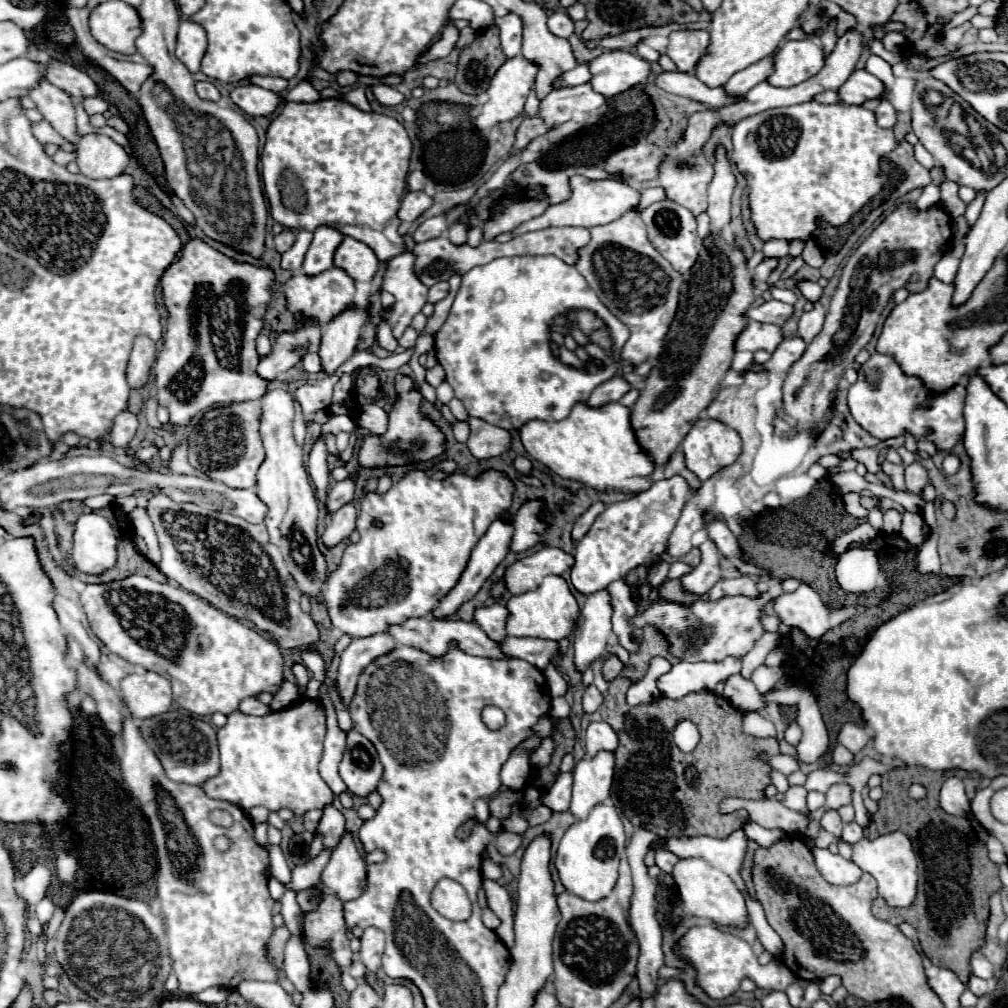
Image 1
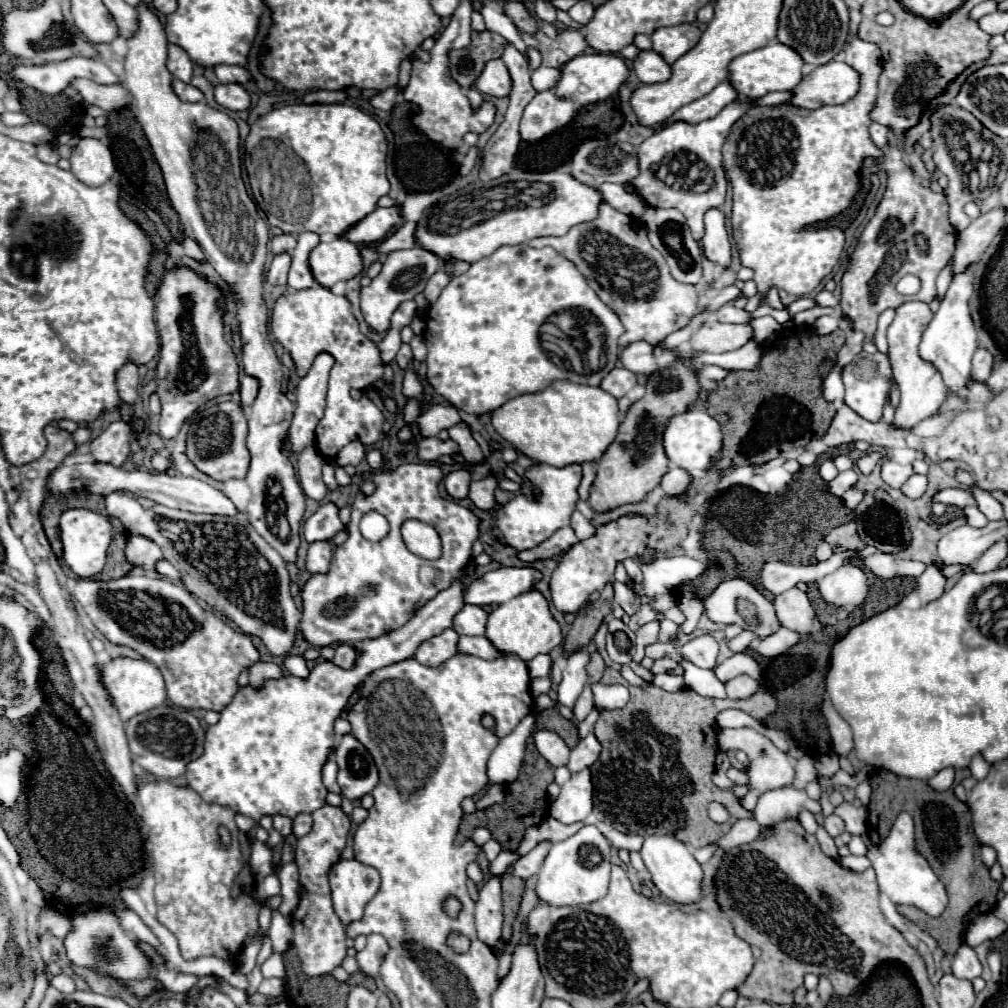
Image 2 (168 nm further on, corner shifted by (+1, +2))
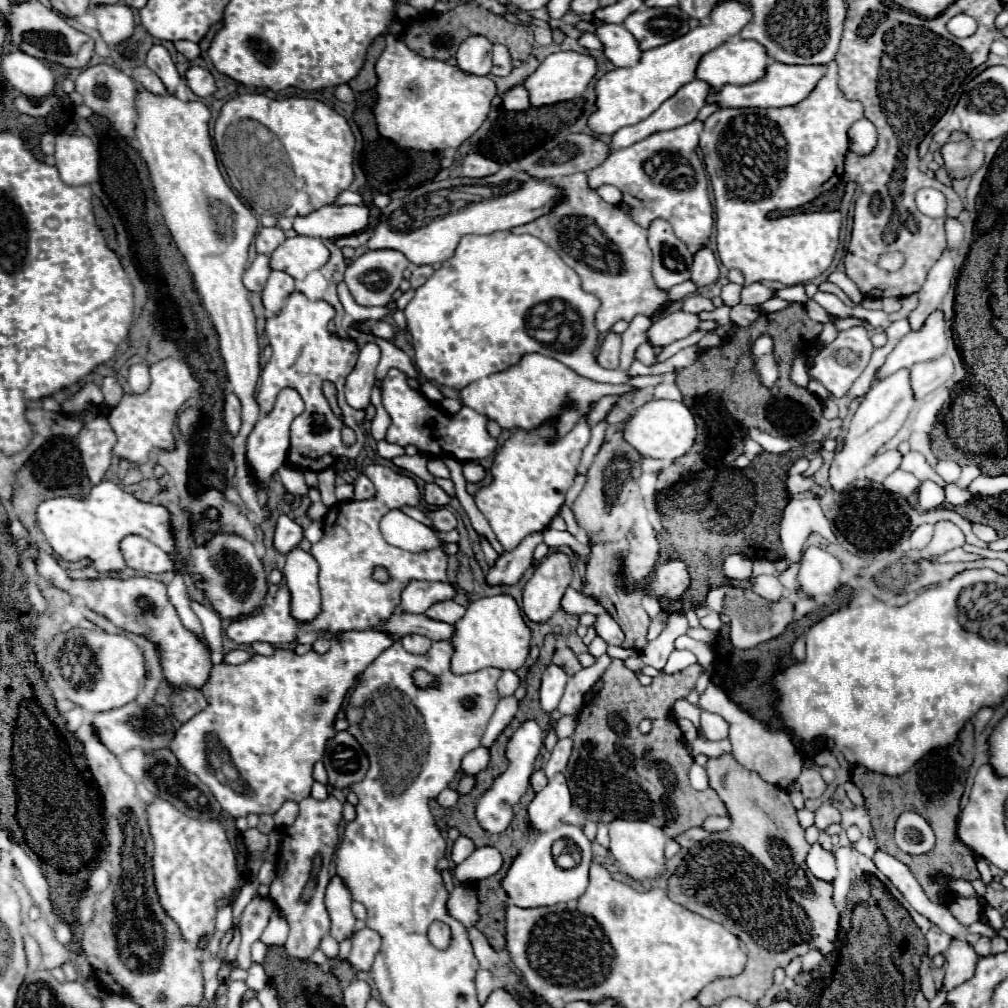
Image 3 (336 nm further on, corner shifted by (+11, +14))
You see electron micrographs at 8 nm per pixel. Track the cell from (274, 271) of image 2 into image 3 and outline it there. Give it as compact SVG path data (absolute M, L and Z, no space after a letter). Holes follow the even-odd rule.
M257 255L257 259L253 261L253 265L245 271L245 277L243 277L245 289L251 291L251 293L263 291L269 273L271 273L271 269L269 269L269 257L267 255Z

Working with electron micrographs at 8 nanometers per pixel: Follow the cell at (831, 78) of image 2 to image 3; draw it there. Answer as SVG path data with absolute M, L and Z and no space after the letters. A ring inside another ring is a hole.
M769 61L765 75L759 81L747 83L747 85L723 85L713 87L707 93L705 103L713 103L719 109L743 109L743 107L755 107L755 109L771 109L771 107L787 107L797 105L803 101L811 91L813 85L823 77L827 67L823 65L785 65L779 61Z

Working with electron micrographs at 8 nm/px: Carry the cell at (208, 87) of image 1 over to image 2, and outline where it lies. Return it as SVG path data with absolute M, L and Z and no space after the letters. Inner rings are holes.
M173 79L173 89L175 89L175 93L183 99L183 101L203 101L205 99L205 95L203 95L203 91L199 91L197 87L193 87L191 83L183 83L183 81L179 81L179 79Z

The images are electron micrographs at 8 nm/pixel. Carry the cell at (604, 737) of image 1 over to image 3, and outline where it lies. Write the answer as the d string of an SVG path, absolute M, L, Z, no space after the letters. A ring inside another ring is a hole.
M559 739L559 741L557 741L555 749L551 751L549 761L543 765L543 771L545 771L545 777L547 777L547 779L555 777L557 773L561 773L561 771L567 767L571 749L573 749L573 741L571 741L571 739Z

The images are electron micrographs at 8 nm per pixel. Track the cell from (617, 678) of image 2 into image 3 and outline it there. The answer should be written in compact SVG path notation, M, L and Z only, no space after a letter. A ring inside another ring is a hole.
M611 661L607 667L603 681L605 687L601 693L597 693L589 703L585 703L577 715L577 729L575 729L575 743L573 743L573 753L569 759L569 765L565 769L567 785L571 795L575 795L573 807L583 813L587 821L595 823L609 823L615 819L641 819L649 821L651 825L657 825L665 831L665 835L681 835L683 831L697 827L703 823L703 819L711 815L725 815L725 805L717 801L717 793L711 789L695 793L689 787L689 777L687 771L693 763L693 759L685 751L683 735L681 729L673 719L669 719L671 707L677 699L683 699L689 695L689 691L697 683L697 675L701 673L701 665L691 665L679 673L673 675L657 675L653 677L653 683L647 687L641 687L635 673L629 671L623 661ZM645 717L653 719L653 729L649 735L641 735L639 731L639 721Z

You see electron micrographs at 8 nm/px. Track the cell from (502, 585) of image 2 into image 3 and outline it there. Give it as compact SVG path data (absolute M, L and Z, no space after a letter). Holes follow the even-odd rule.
M411 581L399 601L399 609L403 613L425 613L433 603L451 599L455 595L455 587L451 583L429 583L429 581Z

